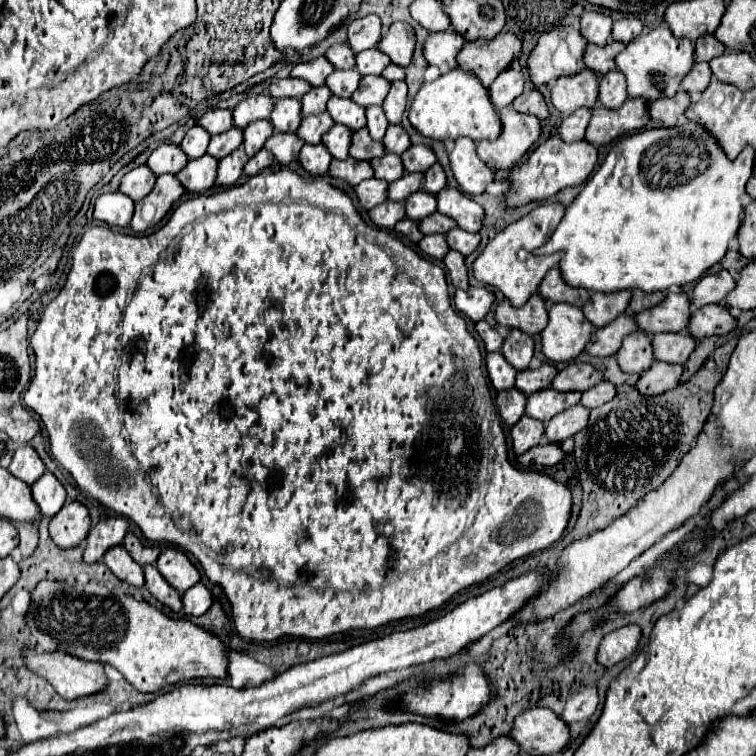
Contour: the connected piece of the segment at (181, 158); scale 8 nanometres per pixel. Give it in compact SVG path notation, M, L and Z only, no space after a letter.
M163 143L149 155L147 165L155 175L163 175L163 173L179 173L187 165L187 161L189 159L179 145Z

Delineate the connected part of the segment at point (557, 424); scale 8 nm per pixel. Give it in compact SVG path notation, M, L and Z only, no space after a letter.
M575 405L559 415L555 415L547 425L545 425L545 435L551 443L555 441L565 441L573 437L575 433L583 431L589 421L589 411L583 405Z

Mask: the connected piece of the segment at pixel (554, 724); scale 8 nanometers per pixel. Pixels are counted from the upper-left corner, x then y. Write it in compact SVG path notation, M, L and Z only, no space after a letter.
M547 707L523 711L511 729L511 737L519 741L521 753L529 755L561 755L571 741L569 725Z

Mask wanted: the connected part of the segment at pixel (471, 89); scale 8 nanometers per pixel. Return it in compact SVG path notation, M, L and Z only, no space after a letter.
M461 67L421 85L409 109L409 121L421 135L439 141L457 137L471 137L475 141L497 139L503 127L499 121L499 111L489 97L489 89L475 73L463 71Z

